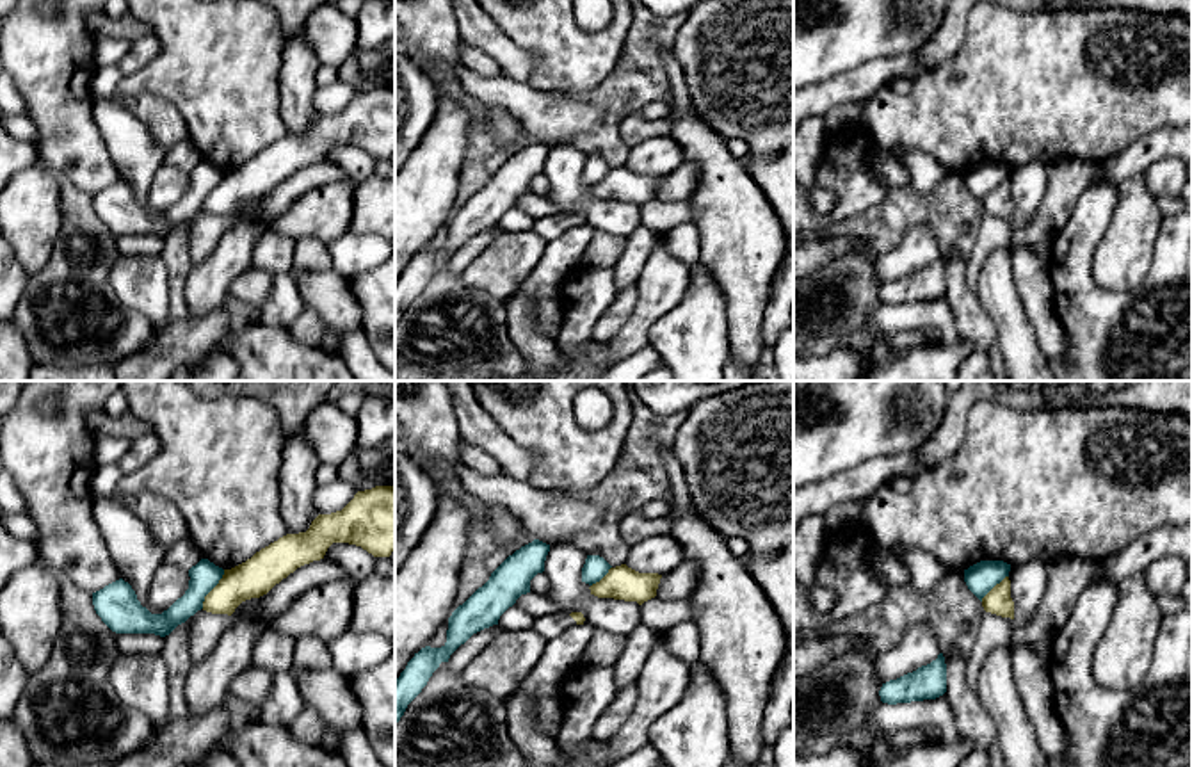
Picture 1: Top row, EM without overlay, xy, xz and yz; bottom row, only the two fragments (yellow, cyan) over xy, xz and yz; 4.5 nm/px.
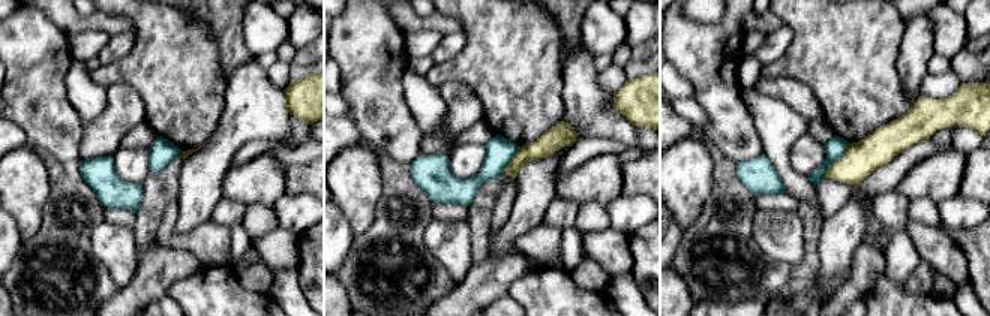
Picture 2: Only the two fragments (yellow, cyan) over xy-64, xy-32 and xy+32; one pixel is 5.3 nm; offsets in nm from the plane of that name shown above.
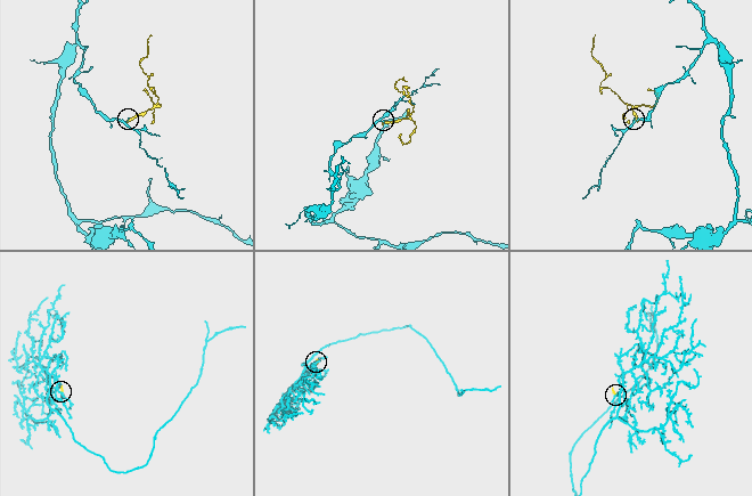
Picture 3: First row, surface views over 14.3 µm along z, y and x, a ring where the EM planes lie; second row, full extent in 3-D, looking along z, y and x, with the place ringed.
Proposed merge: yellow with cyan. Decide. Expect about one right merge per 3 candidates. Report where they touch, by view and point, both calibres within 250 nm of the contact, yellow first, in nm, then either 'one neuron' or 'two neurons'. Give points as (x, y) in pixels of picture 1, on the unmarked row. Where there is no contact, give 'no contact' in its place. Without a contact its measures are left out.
xy (212, 191) | 170/140 nm | two neurons

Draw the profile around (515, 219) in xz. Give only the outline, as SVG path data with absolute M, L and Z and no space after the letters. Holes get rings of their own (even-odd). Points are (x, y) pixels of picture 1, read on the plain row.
M514 205L500 217L498 230L523 231L523 230L530 230L534 221L536 219L530 214L523 212L518 205Z

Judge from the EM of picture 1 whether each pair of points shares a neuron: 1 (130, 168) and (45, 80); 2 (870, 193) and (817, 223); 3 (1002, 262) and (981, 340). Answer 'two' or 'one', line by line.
1: two
2: one
3: two

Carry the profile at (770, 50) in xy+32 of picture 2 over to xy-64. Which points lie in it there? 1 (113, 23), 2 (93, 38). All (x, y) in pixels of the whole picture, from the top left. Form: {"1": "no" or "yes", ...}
{"1": "no", "2": "no"}

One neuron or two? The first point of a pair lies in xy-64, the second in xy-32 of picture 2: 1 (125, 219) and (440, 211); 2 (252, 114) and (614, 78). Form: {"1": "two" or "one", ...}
{"1": "one", "2": "two"}

